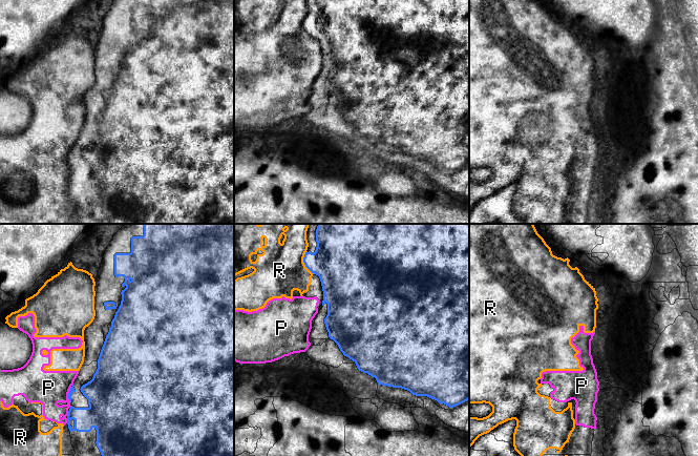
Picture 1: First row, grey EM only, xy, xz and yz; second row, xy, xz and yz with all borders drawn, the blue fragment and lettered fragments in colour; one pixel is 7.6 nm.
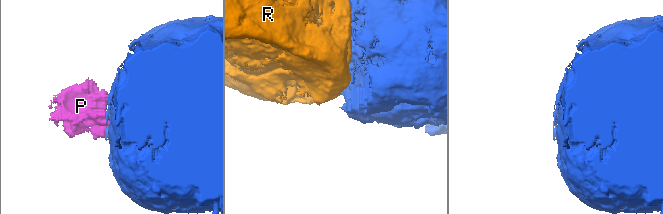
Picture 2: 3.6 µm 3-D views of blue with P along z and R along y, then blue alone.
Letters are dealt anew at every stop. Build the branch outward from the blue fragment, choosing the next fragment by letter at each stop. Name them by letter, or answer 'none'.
none

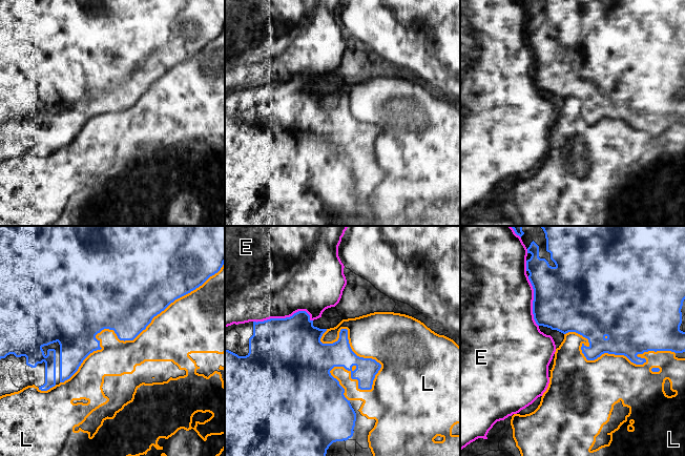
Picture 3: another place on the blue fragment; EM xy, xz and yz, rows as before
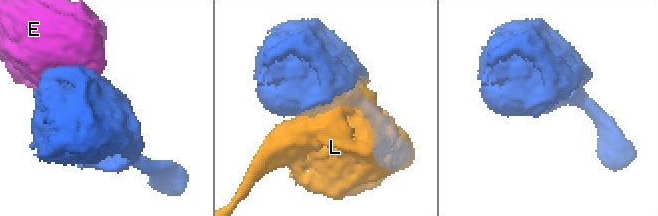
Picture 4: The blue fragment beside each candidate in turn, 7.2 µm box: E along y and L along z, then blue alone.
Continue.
none

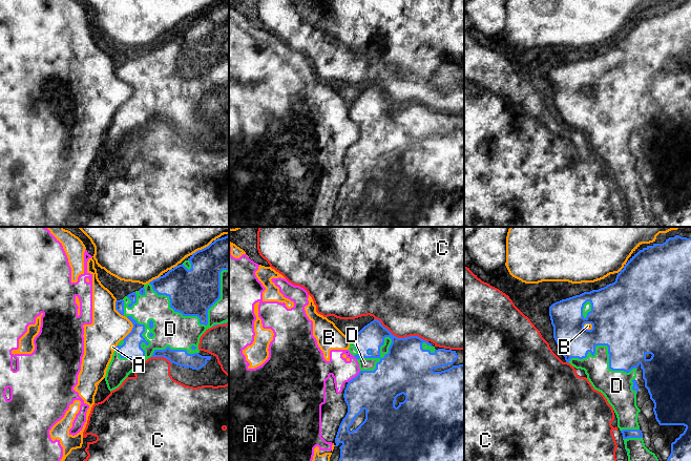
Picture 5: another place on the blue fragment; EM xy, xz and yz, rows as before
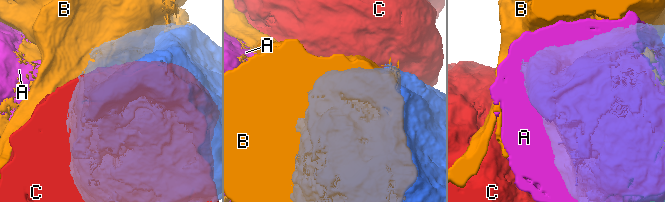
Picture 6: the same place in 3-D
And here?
D

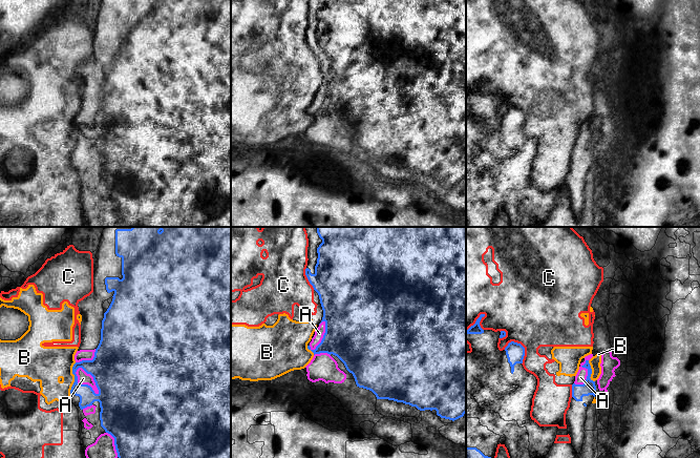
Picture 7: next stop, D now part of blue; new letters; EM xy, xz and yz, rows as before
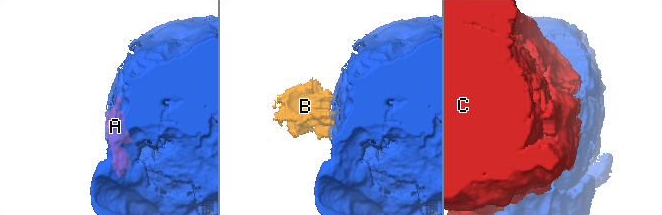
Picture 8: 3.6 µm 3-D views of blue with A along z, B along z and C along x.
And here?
A

